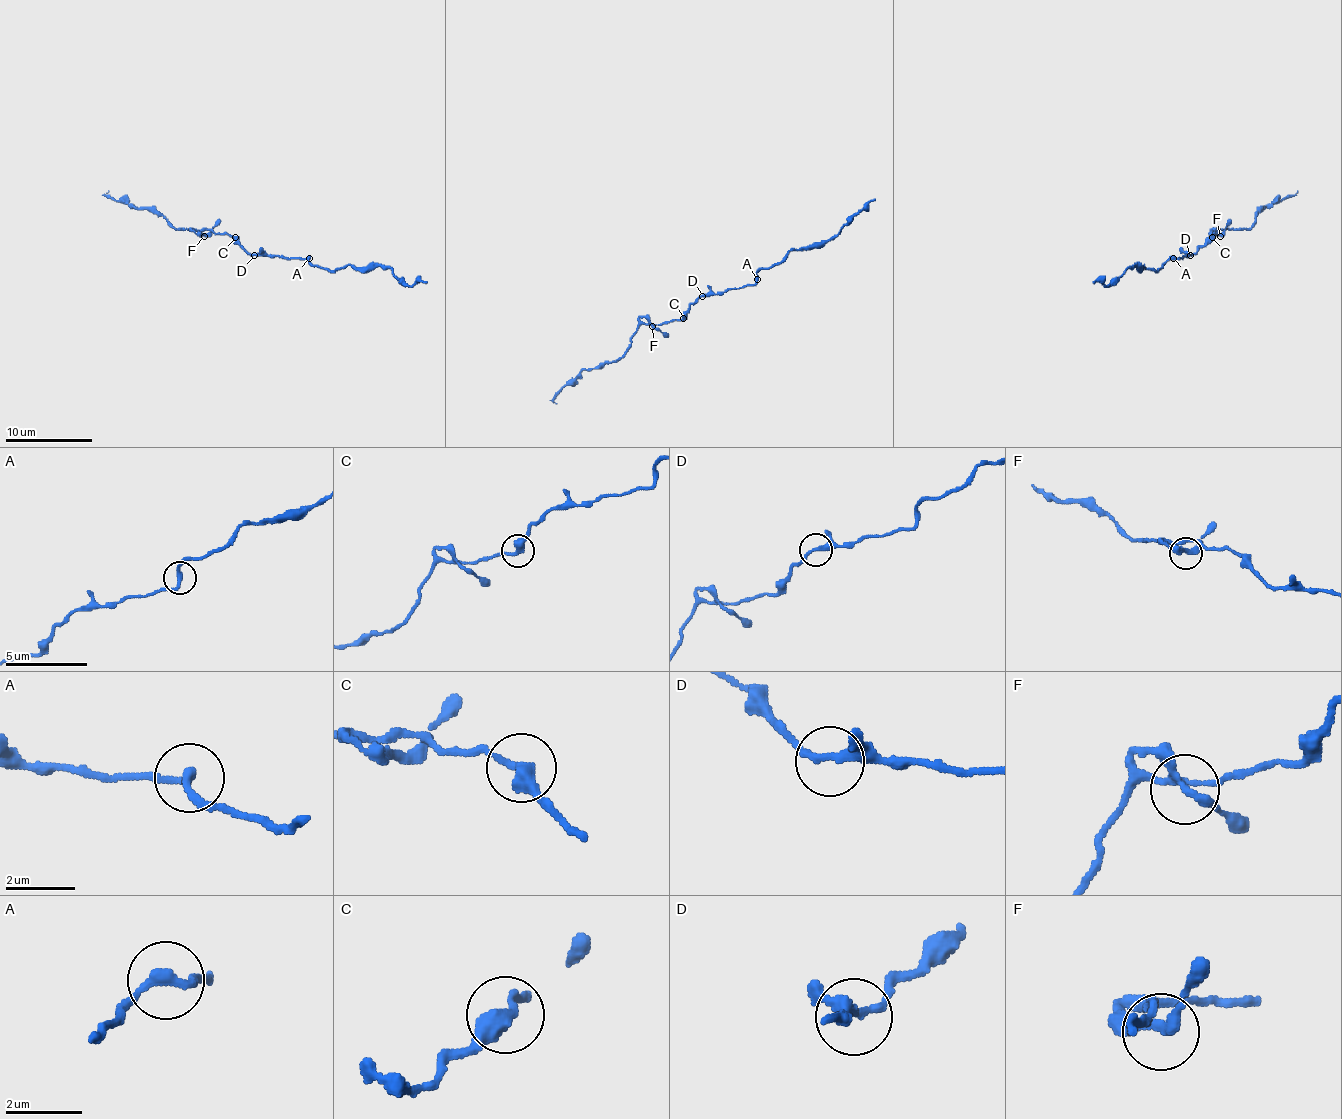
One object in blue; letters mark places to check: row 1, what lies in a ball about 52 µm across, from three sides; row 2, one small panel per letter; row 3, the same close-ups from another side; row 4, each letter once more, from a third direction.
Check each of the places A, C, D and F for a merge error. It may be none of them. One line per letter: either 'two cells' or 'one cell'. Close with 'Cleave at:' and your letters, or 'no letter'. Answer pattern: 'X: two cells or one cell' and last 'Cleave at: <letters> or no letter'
A: one cell
C: one cell
D: one cell
F: one cell
Cleave at: no letter

